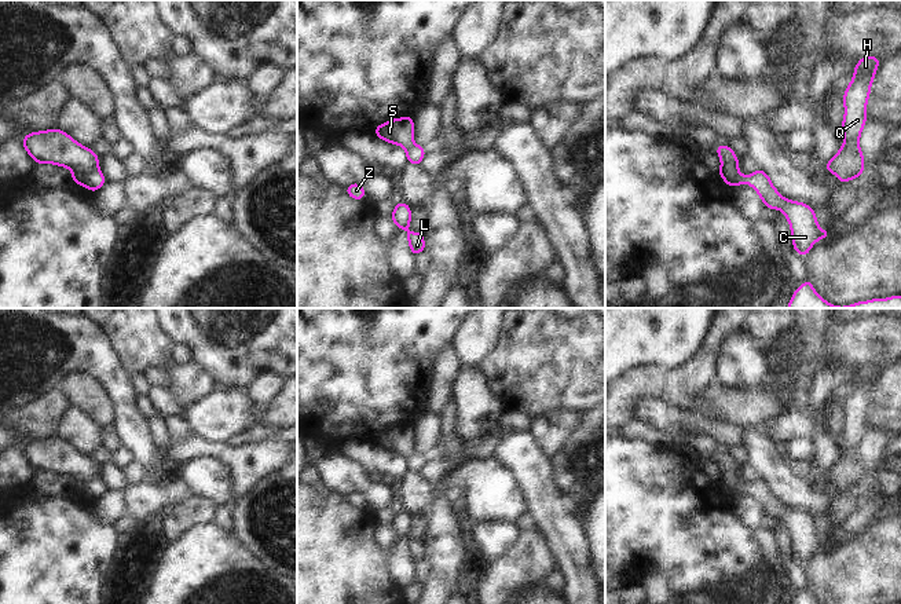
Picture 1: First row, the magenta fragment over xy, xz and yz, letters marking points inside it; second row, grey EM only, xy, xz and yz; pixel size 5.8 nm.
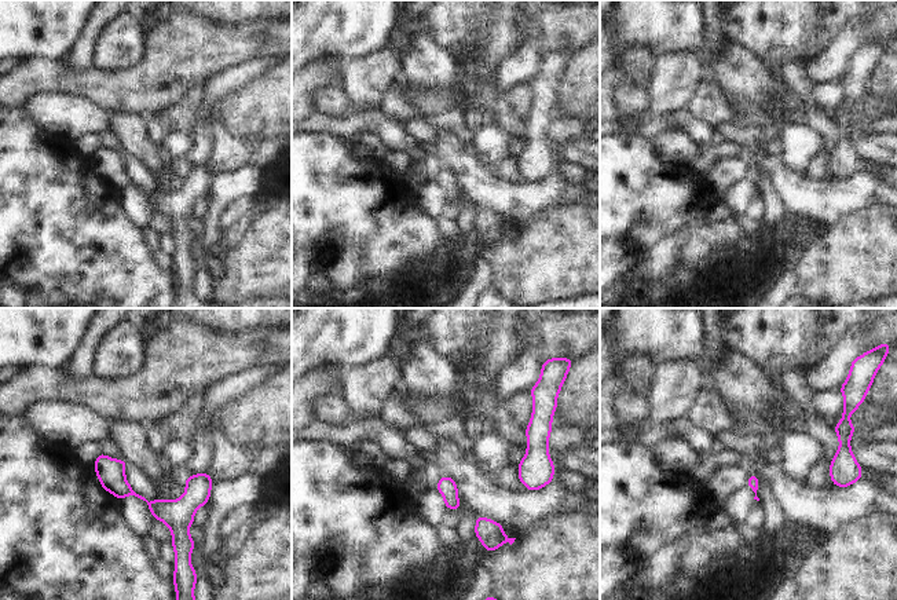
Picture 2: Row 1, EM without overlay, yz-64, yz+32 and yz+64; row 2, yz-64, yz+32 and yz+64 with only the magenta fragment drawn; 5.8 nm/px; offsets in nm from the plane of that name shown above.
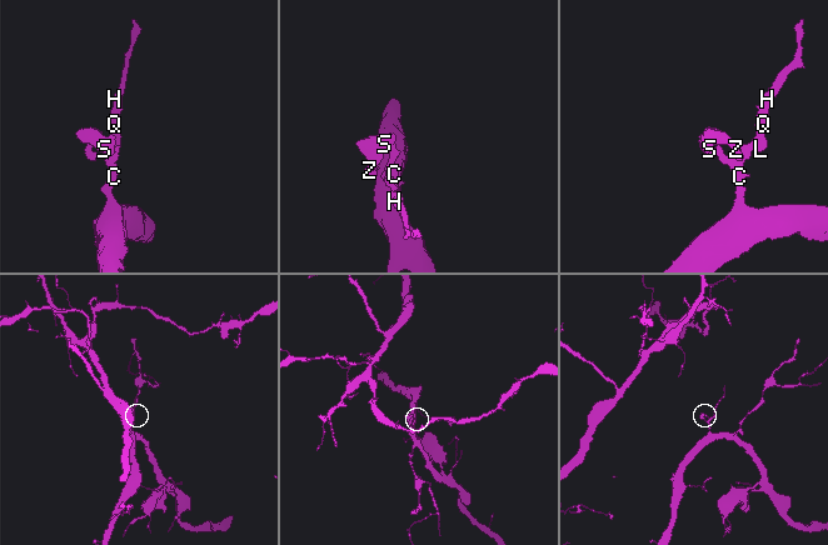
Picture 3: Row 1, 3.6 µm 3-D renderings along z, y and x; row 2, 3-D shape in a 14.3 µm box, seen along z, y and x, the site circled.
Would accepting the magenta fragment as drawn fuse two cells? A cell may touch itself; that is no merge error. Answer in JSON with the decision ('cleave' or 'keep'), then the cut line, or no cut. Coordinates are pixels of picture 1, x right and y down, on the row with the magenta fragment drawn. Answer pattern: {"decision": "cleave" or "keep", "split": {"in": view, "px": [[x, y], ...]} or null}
{"decision": "keep", "split": null}

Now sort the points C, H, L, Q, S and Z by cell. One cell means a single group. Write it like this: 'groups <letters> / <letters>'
groups C H L Q S Z

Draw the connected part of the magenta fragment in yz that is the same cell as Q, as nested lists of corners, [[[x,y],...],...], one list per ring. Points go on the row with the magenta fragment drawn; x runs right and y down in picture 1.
[[[872,55],[861,58],[854,66],[853,80],[843,94],[845,117],[842,131],[845,143],[825,165],[827,171],[836,175],[840,183],[847,183],[864,172],[864,157],[858,140],[867,122],[867,102],[879,65],[880,61]]]

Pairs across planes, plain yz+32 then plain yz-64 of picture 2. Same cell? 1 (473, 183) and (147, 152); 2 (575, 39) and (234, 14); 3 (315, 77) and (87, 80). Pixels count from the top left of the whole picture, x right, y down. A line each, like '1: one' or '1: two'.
1: one
2: two
3: one

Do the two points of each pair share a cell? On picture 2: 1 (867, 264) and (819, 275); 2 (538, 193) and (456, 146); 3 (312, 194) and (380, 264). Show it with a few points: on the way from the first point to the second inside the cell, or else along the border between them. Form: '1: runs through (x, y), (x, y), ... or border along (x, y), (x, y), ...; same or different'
1: runs through (855, 264), (848, 264), (831, 273); same
2: runs through (515, 193), (493, 193), (469, 169); same
3: runs through (334, 197), (380, 242); same

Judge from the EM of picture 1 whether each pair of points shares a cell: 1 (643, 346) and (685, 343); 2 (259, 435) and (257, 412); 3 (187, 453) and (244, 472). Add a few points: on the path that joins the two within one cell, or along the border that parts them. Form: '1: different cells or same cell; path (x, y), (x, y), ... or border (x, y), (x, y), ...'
1: same cell; path (654, 343), (674, 343)
2: different cells; border (253, 424), (260, 425)
3: same cell; path (201, 451), (222, 451), (230, 458)

